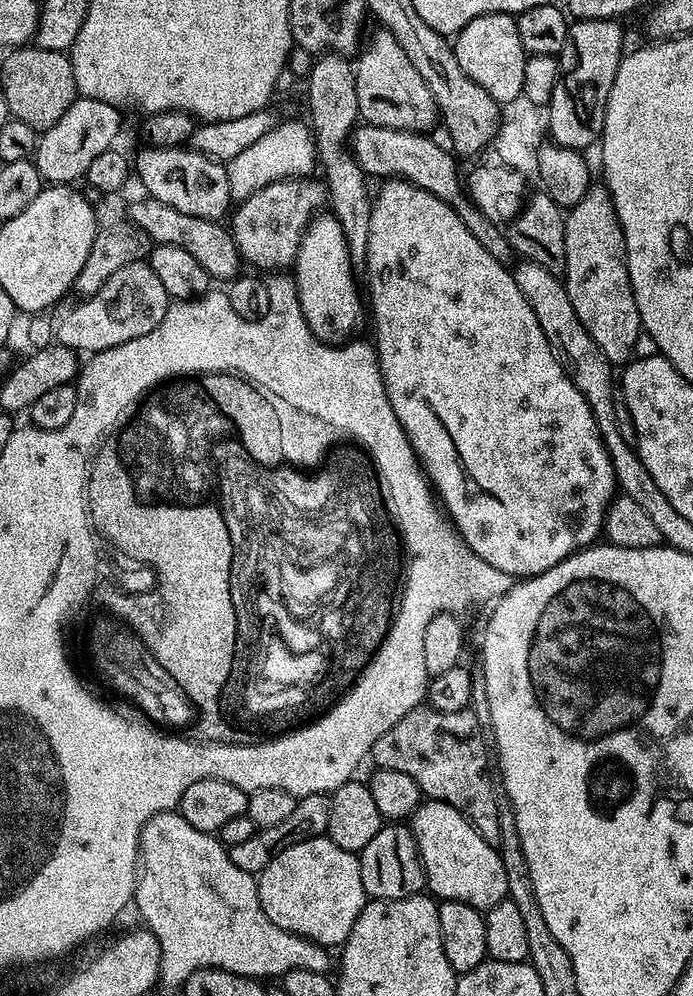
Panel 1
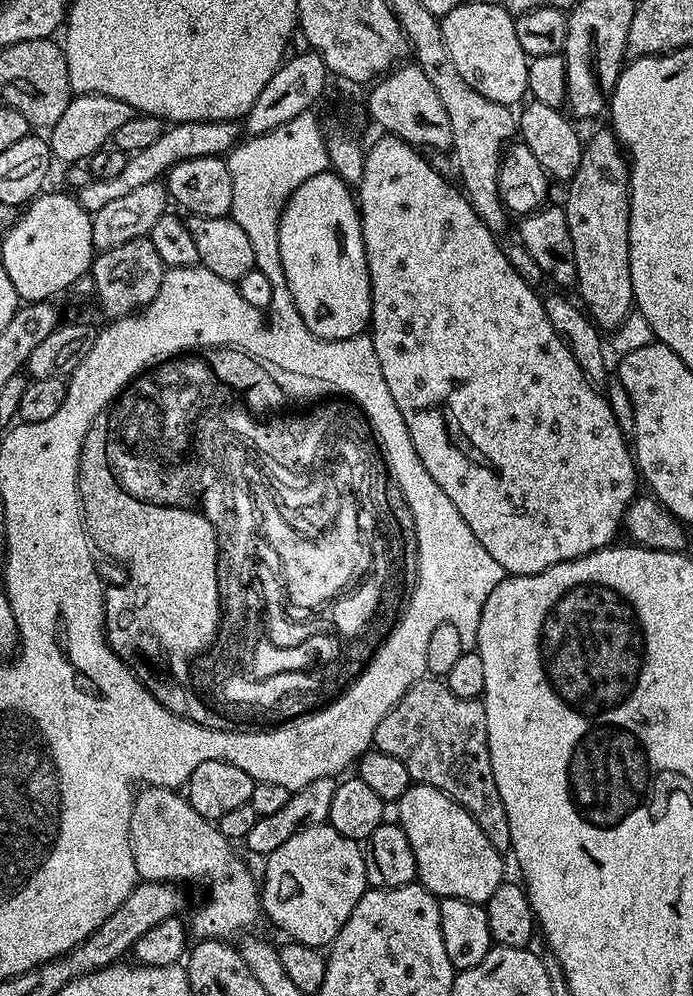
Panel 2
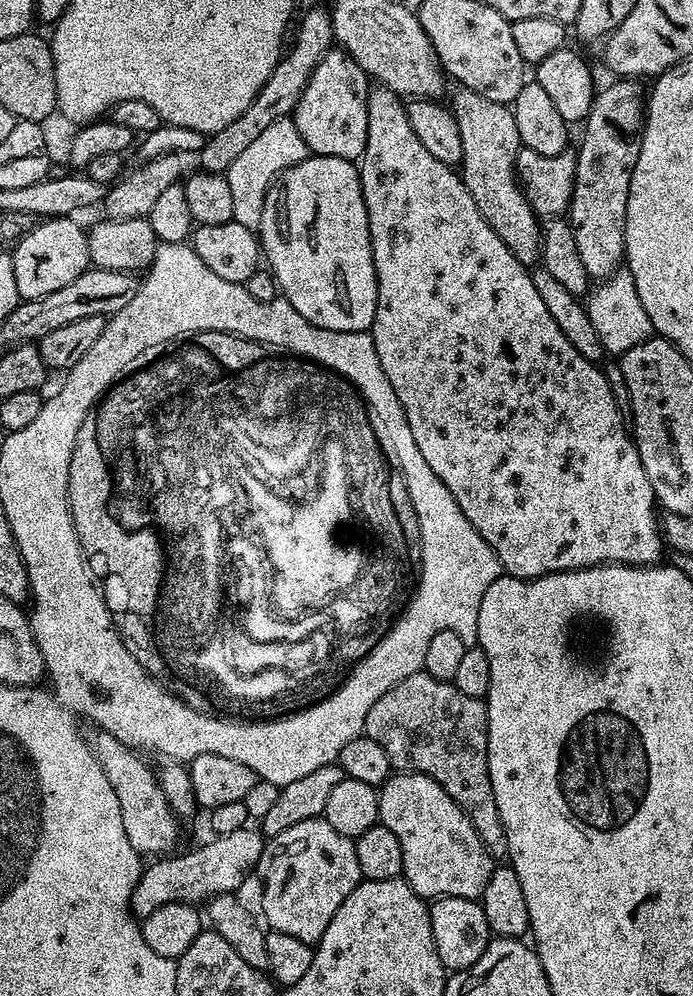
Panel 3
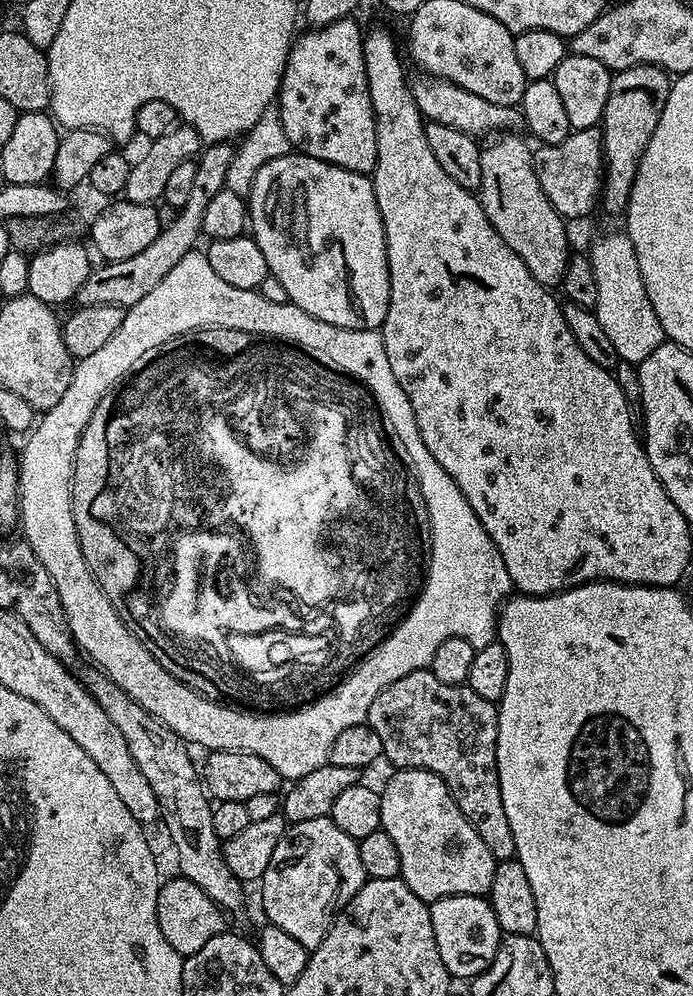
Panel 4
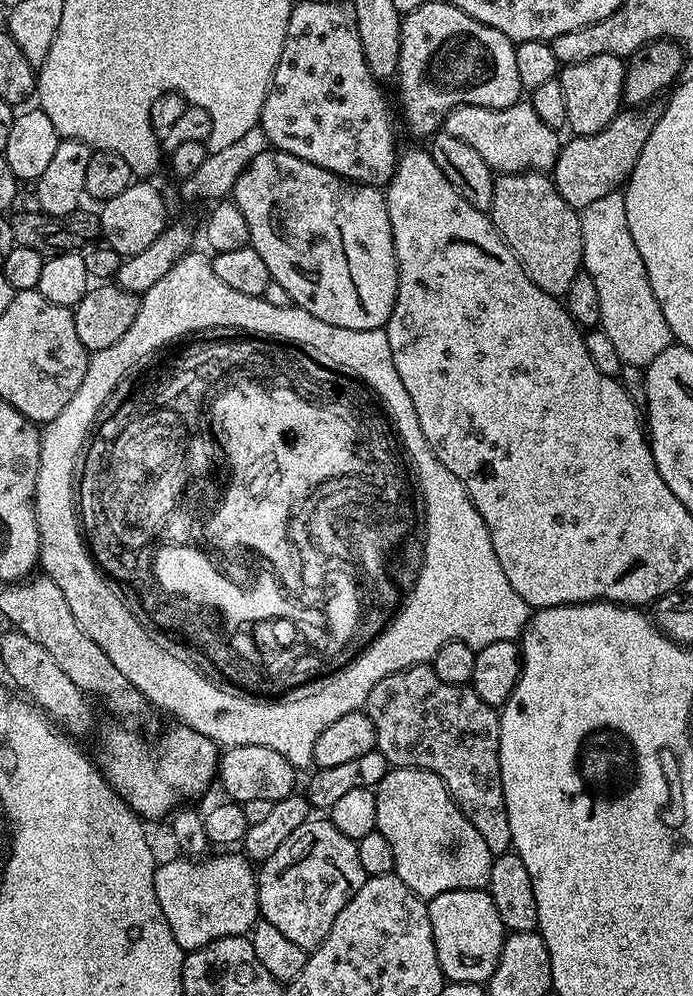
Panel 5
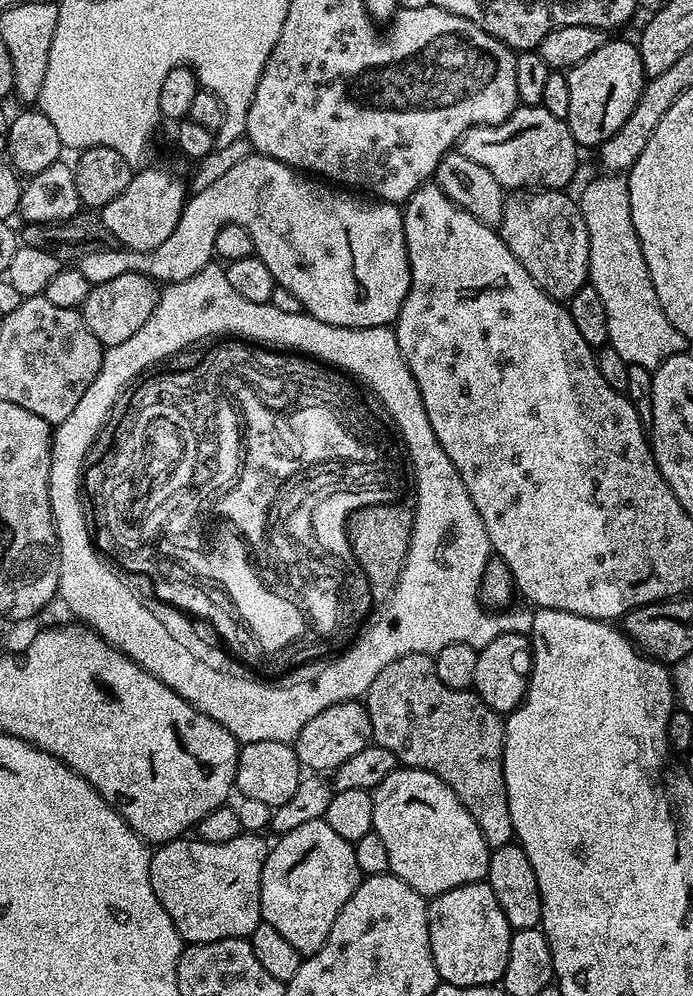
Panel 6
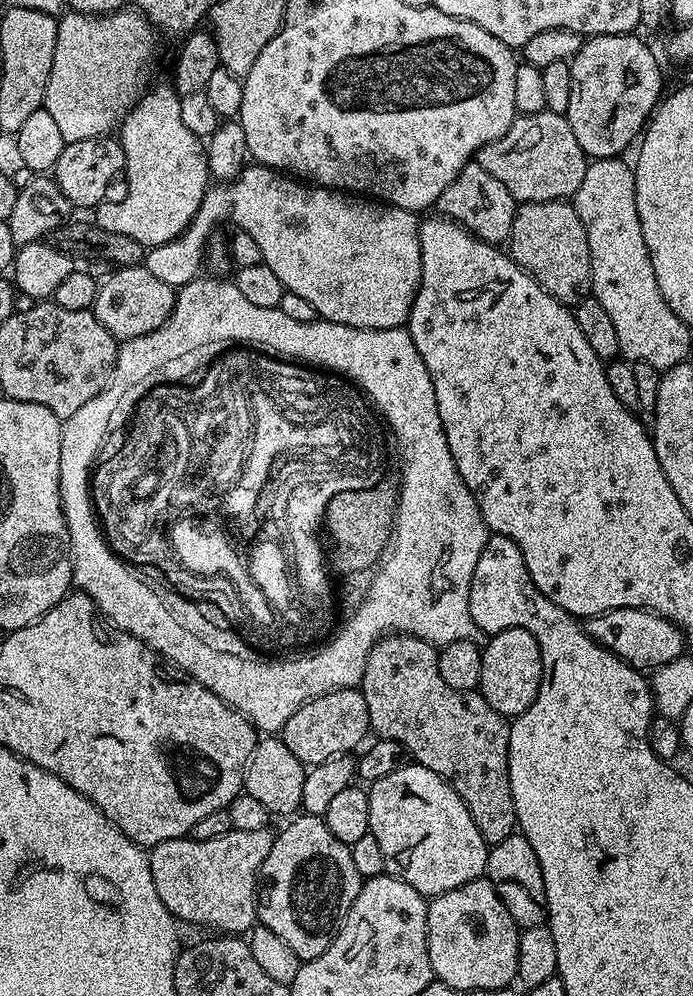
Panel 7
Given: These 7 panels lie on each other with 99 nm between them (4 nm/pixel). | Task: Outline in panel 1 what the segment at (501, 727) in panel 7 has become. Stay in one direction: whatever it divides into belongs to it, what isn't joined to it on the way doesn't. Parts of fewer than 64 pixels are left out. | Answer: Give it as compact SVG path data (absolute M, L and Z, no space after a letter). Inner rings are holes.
M419 706L412 708L400 722L394 722L394 726L390 726L390 730L386 730L386 734L382 734L376 739L370 753L370 760L371 763L374 762L373 765L375 765L376 768L402 770L402 774L410 774L410 778L414 778L414 782L418 782L420 791L425 797L432 800L442 800L450 806L457 808L458 811L475 826L478 830L478 834L482 834L482 838L486 842L490 842L493 846L496 846L499 845L500 835L502 834L502 829L498 826L498 802L496 801L498 792L497 789L492 789L492 784L488 781L488 756L490 760L490 748L489 745L488 748L484 745L484 736L486 740L485 729L480 727L476 713L472 711L471 707L462 708L460 710L450 710L447 712L446 710L438 710L431 706Z

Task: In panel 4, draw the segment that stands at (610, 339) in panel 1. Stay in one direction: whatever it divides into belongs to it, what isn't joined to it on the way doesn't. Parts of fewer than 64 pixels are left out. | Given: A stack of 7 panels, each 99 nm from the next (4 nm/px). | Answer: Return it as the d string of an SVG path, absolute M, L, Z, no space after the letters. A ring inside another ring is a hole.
M653 64L634 66L613 75L602 121L606 163L599 203L606 211L623 213L627 209L640 159L658 126L658 118L662 118L672 82L669 73Z

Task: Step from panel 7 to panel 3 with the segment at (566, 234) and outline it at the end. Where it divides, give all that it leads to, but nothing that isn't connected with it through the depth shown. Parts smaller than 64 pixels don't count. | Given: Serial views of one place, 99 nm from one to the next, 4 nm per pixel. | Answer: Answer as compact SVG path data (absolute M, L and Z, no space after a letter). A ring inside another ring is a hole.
M457 87L455 91L450 107L462 134L462 179L466 190L470 190L470 198L474 198L474 206L478 206L482 218L486 218L490 230L494 230L494 234L498 234L498 238L506 242L510 254L514 254L514 258L518 258L518 262L526 266L539 265L544 255L546 237L542 231L541 217L537 216L524 189L520 187L520 177L516 173L516 159L522 145L512 109L506 104L490 102L469 88Z

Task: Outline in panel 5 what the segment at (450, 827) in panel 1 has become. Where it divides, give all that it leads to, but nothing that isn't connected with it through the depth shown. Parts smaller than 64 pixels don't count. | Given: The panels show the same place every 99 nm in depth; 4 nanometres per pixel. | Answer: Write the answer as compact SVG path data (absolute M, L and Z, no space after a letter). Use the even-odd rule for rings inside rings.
M392 768L382 778L382 782L376 785L374 791L376 793L376 801L378 802L376 831L380 832L382 838L386 838L386 842L390 842L390 846L394 849L394 875L402 878L402 882L406 882L406 886L410 886L410 890L414 890L416 896L431 898L443 892L449 892L450 890L487 889L488 883L490 882L492 861L494 859L493 854L486 846L486 842L482 842L482 837L478 835L478 830L474 830L474 826L470 826L470 822L464 817L462 810L458 810L458 806L453 802L452 796L446 790L442 778L438 778L433 772L427 772L421 768Z

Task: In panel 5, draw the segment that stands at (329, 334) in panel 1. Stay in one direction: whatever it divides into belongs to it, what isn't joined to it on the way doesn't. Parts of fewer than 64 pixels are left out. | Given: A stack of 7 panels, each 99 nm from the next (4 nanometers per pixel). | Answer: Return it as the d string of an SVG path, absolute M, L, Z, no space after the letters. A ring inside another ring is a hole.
M265 150L242 171L230 199L250 226L250 247L262 254L272 282L290 294L299 311L346 330L374 330L387 325L400 279L386 195L379 187L343 180L322 166L314 166L314 162L294 158L294 154Z

